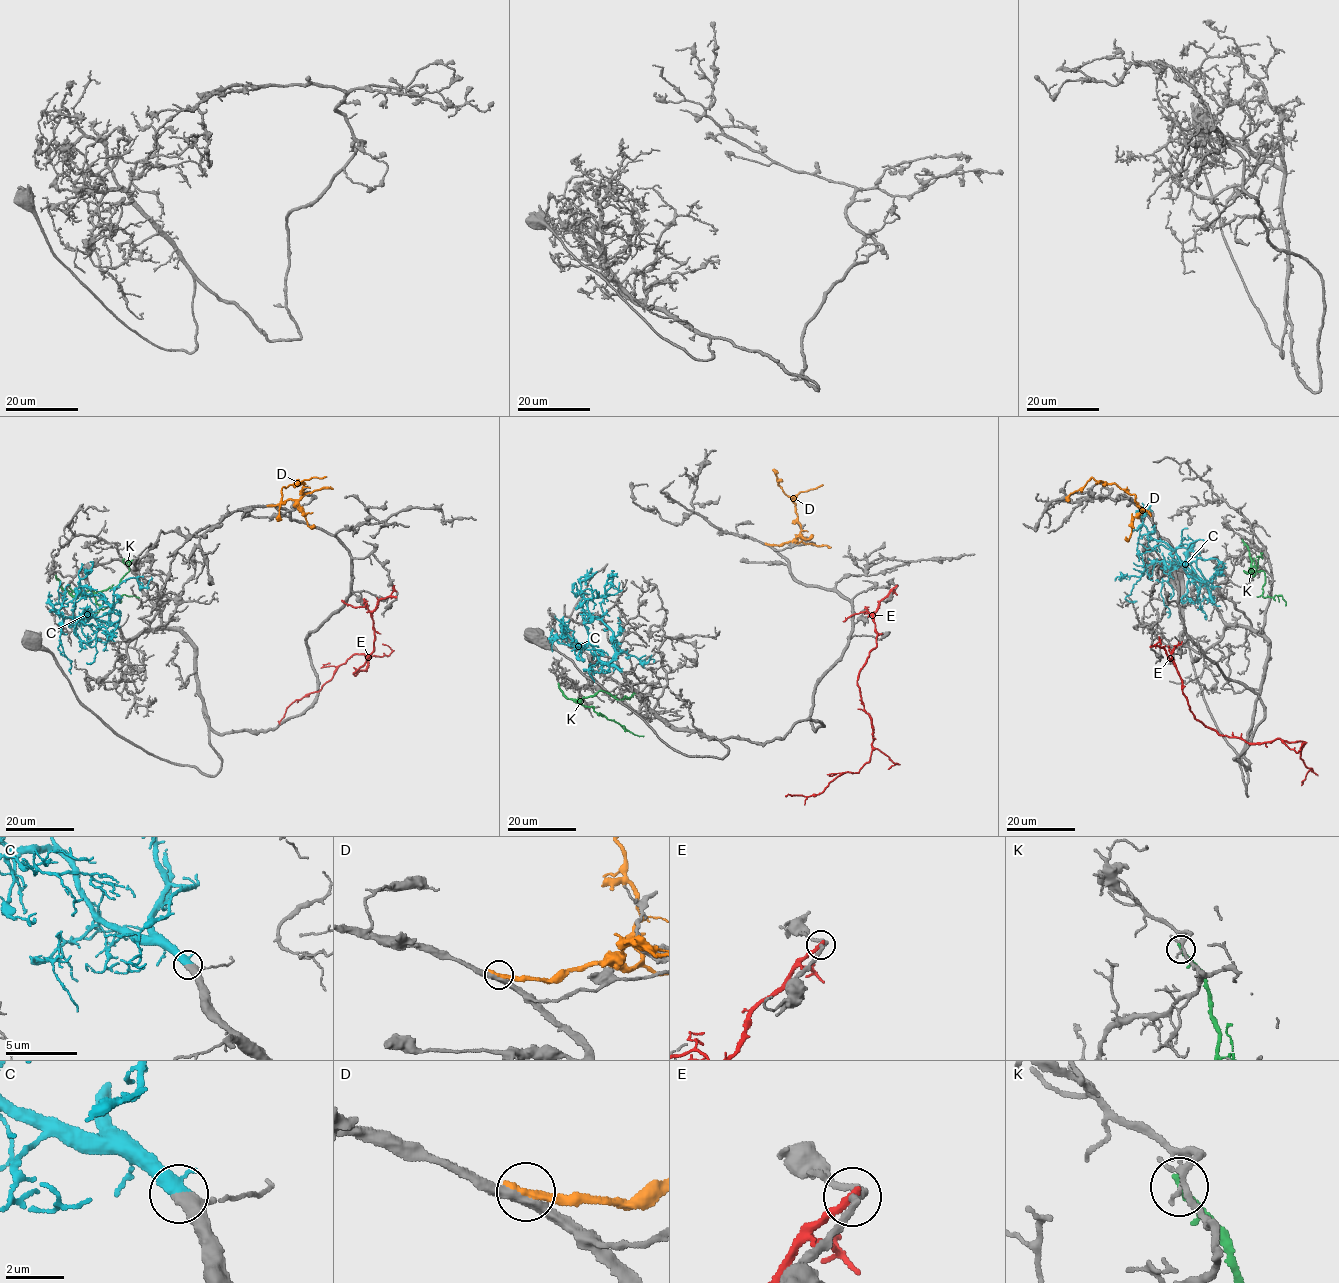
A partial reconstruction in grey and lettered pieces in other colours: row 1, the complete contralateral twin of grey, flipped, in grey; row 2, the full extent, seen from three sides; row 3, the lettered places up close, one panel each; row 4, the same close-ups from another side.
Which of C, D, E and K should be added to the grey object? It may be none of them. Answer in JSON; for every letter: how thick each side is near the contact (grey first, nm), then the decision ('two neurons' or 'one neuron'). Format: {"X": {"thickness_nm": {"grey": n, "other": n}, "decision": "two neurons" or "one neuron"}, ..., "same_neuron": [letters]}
{"C": {"thickness_nm": {"grey": 380, "other": 550}, "decision": "one neuron"}, "D": {"thickness_nm": {"grey": 400, "other": 400}, "decision": "two neurons"}, "E": {"thickness_nm": {"grey": 240, "other": 280}, "decision": "two neurons"}, "K": {"thickness_nm": {"grey": 140, "other": 260}, "decision": "two neurons"}, "same_neuron": ["C"]}

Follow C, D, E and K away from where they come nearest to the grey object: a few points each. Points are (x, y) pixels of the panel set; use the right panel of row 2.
C: (1214, 603), (1192, 566), (1166, 560), (1146, 566), (1126, 597), (1137, 601)
D: (1140, 507), (1134, 495), (1114, 484), (1092, 478), (1082, 488), (1070, 494), (1066, 501)
E: (1151, 646), (1164, 649), (1195, 718), (1207, 727), (1249, 743), (1305, 743), (1300, 758), (1312, 768), (1302, 785)
K: (1242, 540), (1251, 560), (1250, 569), (1264, 573), (1262, 594), (1272, 598), (1281, 595), (1285, 605)

